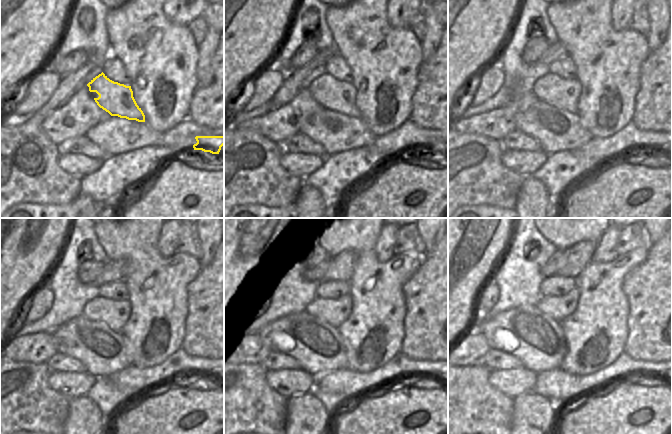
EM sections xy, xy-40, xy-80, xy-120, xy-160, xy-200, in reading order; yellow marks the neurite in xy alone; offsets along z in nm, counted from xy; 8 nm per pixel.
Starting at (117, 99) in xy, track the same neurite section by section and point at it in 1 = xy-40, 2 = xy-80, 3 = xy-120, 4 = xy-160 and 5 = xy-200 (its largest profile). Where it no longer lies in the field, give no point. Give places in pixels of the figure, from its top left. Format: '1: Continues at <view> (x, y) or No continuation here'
1: Continues at xy-40 (344, 94)
2: Continues at xy-80 (568, 92)
3: Continues at xy-120 (116, 312)
4: Continues at xy-160 (337, 310)
5: Continues at xy-200 (558, 307)

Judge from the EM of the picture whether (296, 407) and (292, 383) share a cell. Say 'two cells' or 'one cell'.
two cells

